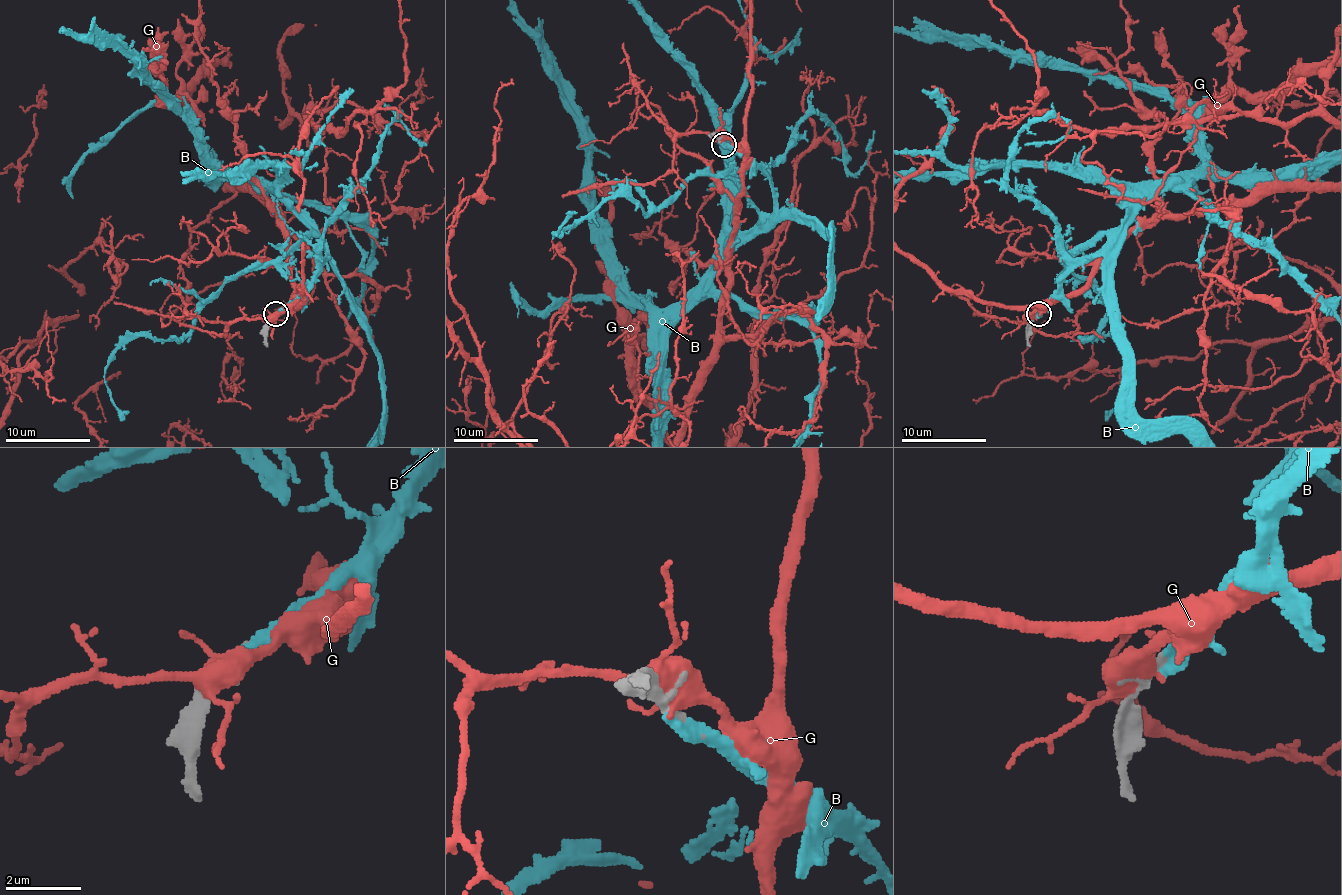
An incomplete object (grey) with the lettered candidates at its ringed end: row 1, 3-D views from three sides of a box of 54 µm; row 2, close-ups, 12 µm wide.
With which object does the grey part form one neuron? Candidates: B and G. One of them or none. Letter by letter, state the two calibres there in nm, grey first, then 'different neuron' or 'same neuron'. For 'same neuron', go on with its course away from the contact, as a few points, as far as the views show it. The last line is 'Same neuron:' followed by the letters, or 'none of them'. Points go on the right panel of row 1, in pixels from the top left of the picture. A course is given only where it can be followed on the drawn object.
B: 240/400 nm | same neuron
G: 240/440 nm | different neuron
Same neuron: B

